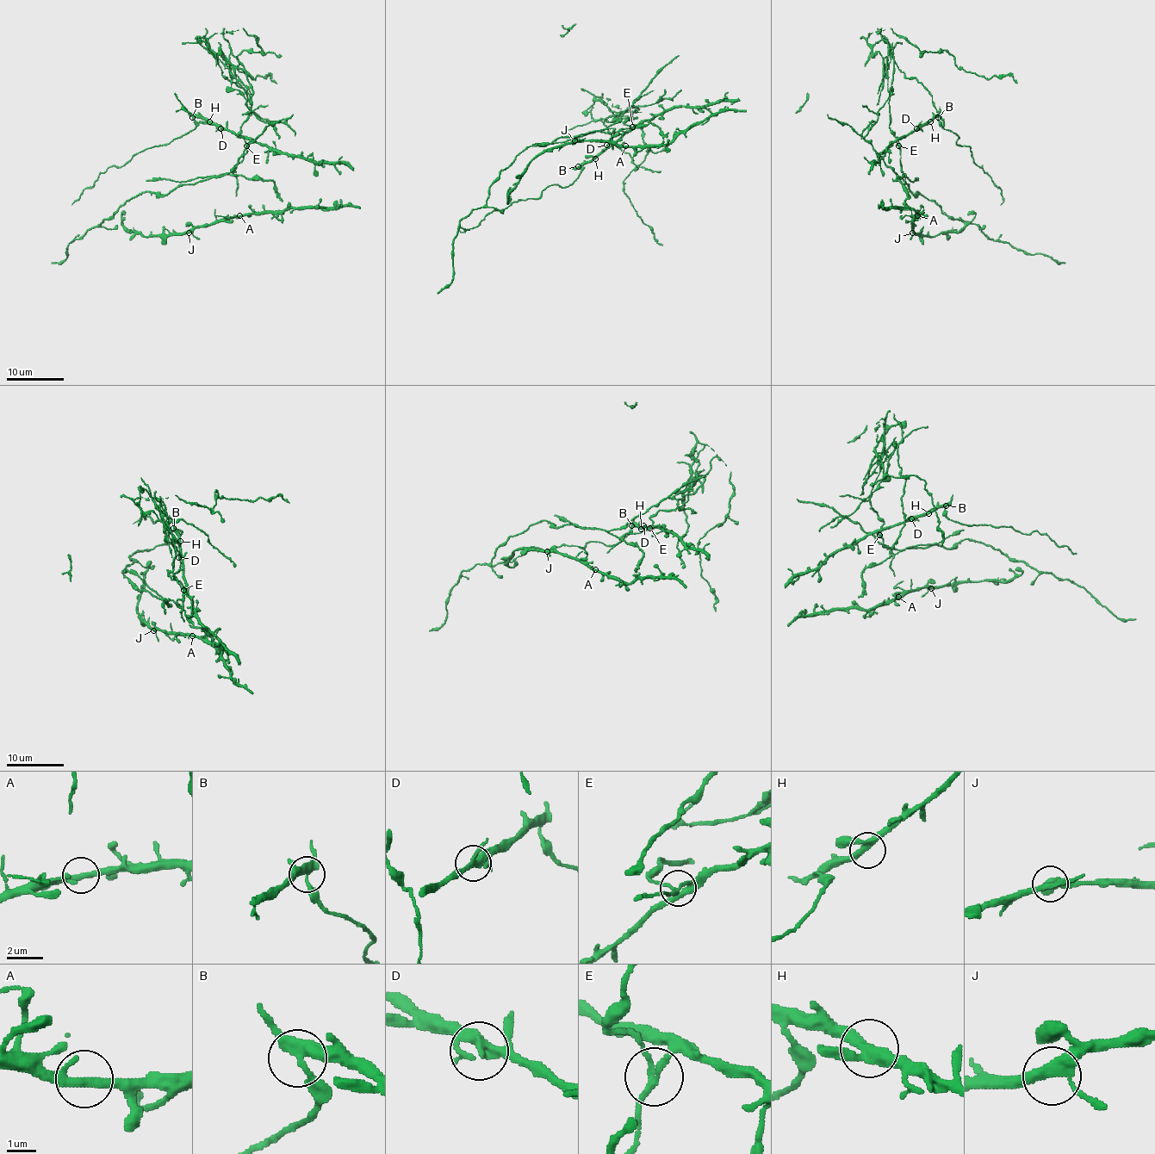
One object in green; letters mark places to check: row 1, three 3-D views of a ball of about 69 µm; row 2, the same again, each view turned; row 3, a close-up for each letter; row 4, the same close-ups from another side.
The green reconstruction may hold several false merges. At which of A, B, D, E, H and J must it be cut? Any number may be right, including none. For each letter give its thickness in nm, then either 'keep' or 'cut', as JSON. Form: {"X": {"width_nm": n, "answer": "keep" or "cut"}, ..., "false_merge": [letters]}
{"A": {"width_nm": 260, "answer": "keep"}, "B": {"width_nm": 320, "answer": "cut"}, "D": {"width_nm": 240, "answer": "keep"}, "E": {"width_nm": 180, "answer": "cut"}, "H": {"width_nm": 320, "answer": "keep"}, "J": {"width_nm": 300, "answer": "keep"}, "false_merge": ["B", "E"]}

